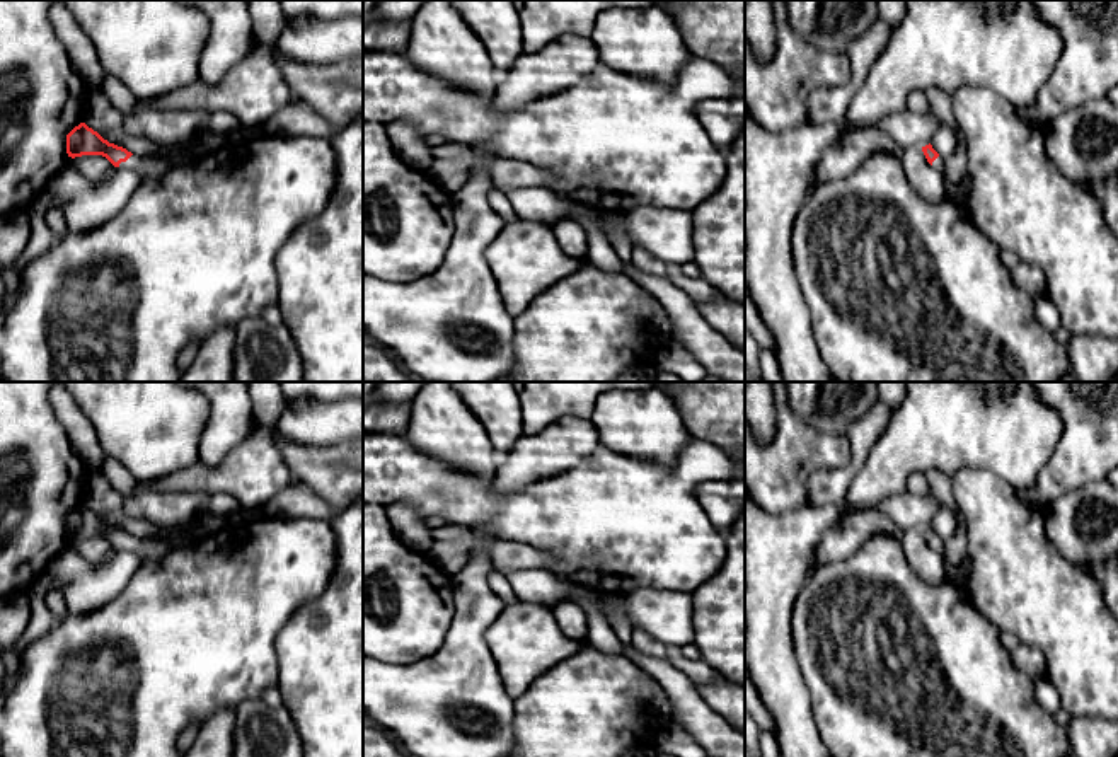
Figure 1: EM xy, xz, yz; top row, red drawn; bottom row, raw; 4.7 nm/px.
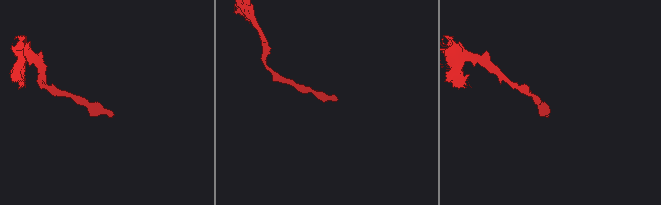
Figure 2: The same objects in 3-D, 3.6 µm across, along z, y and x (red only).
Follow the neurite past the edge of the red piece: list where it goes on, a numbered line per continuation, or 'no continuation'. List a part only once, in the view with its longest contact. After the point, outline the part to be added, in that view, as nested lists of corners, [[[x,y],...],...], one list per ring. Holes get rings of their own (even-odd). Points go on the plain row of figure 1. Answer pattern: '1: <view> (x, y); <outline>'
1: xy (149, 551); [[[131,537],[126,544],[121,544],[119,549],[135,552],[143,564],[158,563],[164,559],[170,547],[165,542],[155,542],[152,539]]]

